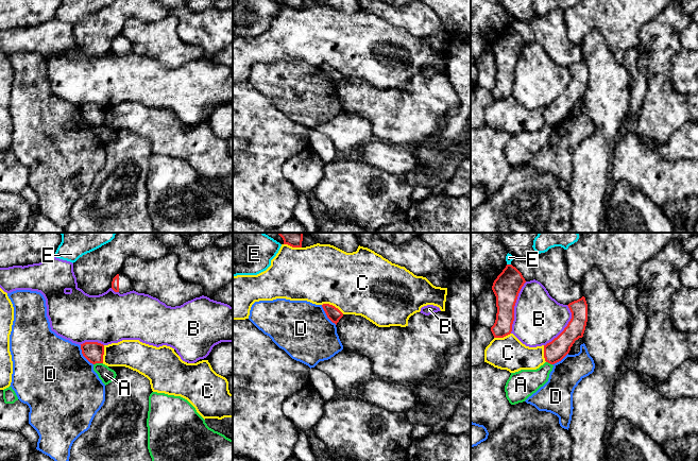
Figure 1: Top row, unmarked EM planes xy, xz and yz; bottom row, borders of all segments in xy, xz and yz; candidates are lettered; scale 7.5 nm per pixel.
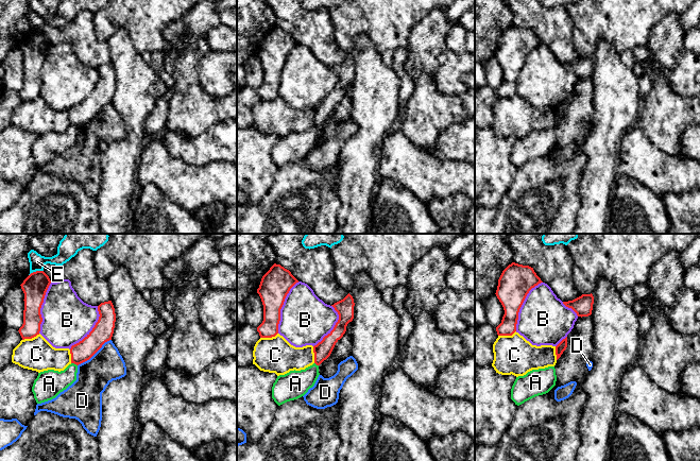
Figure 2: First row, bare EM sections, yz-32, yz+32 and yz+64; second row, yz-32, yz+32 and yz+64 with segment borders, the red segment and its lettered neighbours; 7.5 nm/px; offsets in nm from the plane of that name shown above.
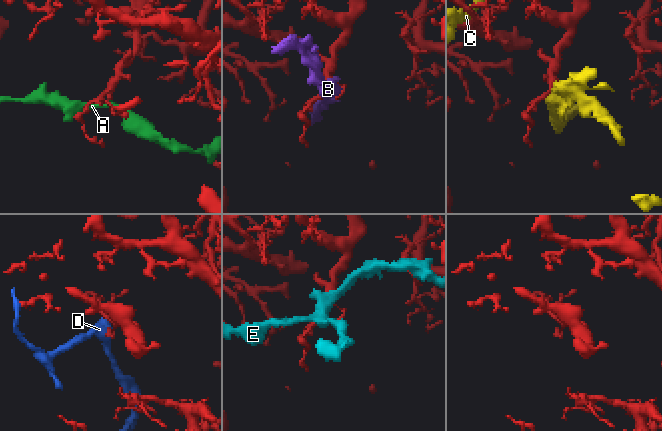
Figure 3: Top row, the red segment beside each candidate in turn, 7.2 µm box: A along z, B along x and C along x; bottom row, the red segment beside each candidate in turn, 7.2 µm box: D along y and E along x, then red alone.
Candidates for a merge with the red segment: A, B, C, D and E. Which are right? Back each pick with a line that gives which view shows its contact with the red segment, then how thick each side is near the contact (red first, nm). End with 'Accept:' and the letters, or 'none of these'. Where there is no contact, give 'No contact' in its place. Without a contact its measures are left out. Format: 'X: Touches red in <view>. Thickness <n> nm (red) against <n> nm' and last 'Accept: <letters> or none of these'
Accept: none of these

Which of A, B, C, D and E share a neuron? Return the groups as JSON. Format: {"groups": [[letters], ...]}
{"groups": [["A"], ["B"], ["C"], ["D"], ["E"]]}

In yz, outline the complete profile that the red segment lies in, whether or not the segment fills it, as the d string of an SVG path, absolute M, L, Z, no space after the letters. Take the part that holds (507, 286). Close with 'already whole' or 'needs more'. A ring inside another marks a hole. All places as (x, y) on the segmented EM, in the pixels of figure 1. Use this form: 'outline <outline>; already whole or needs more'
outline M507 264L494 280L492 290L496 296L497 307L496 320L491 327L494 338L504 338L511 334L514 306L525 283L522 273L512 264Z; already whole

